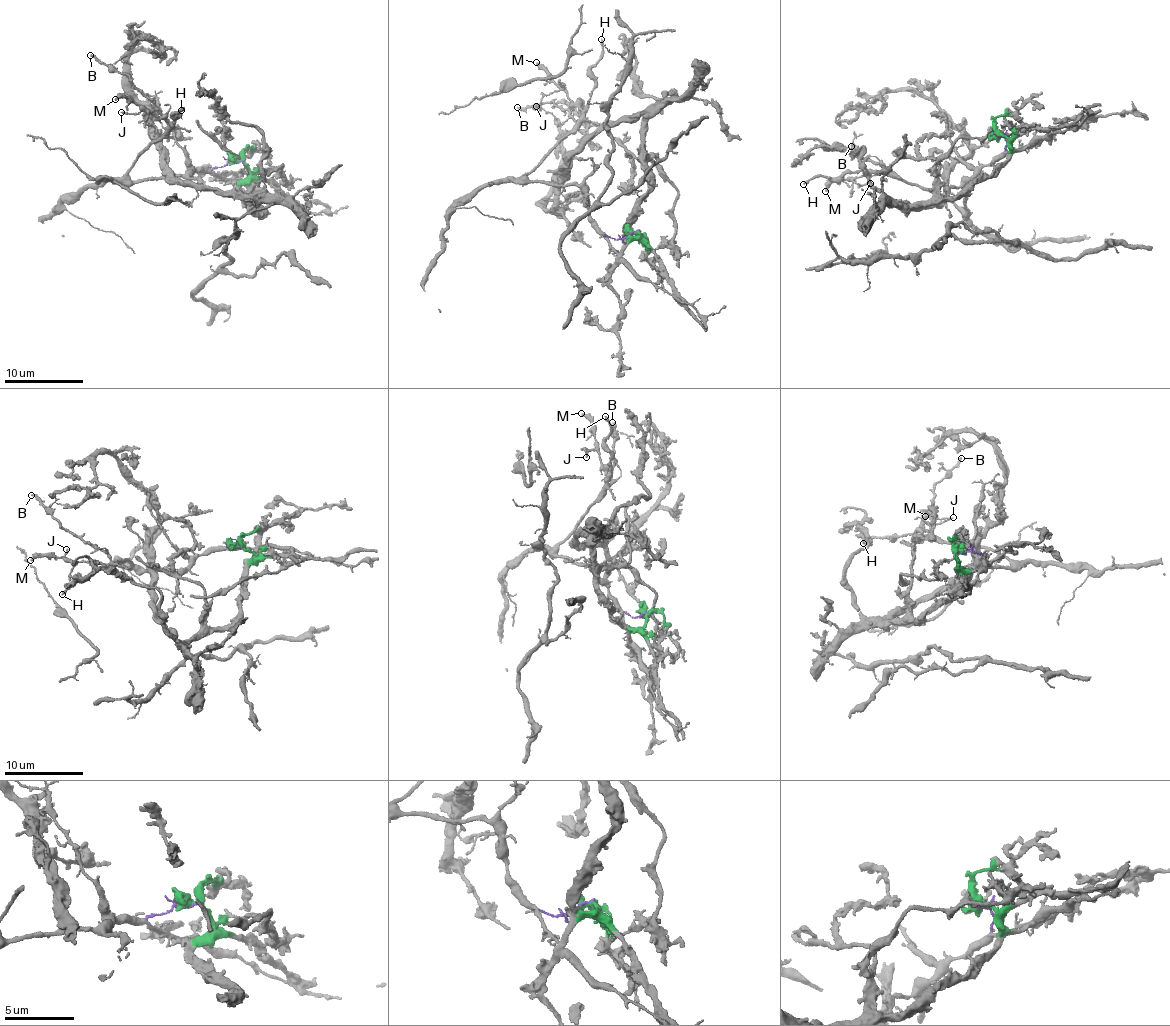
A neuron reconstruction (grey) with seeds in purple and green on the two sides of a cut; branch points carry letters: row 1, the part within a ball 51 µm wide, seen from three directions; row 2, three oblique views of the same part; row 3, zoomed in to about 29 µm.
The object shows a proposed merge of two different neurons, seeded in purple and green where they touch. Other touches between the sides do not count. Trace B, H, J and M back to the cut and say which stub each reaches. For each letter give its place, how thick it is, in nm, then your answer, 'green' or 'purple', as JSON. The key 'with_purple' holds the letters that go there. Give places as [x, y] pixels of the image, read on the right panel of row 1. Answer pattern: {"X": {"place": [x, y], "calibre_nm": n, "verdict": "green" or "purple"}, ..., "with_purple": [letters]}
{"B": {"place": [851, 146], "calibre_nm": 240, "verdict": "purple"}, "H": {"place": [803, 184], "calibre_nm": 200, "verdict": "purple"}, "J": {"place": [870, 183], "calibre_nm": 130, "verdict": "purple"}, "M": {"place": [825, 191], "calibre_nm": 340, "verdict": "purple"}, "with_purple": ["B", "H", "J", "M"]}

